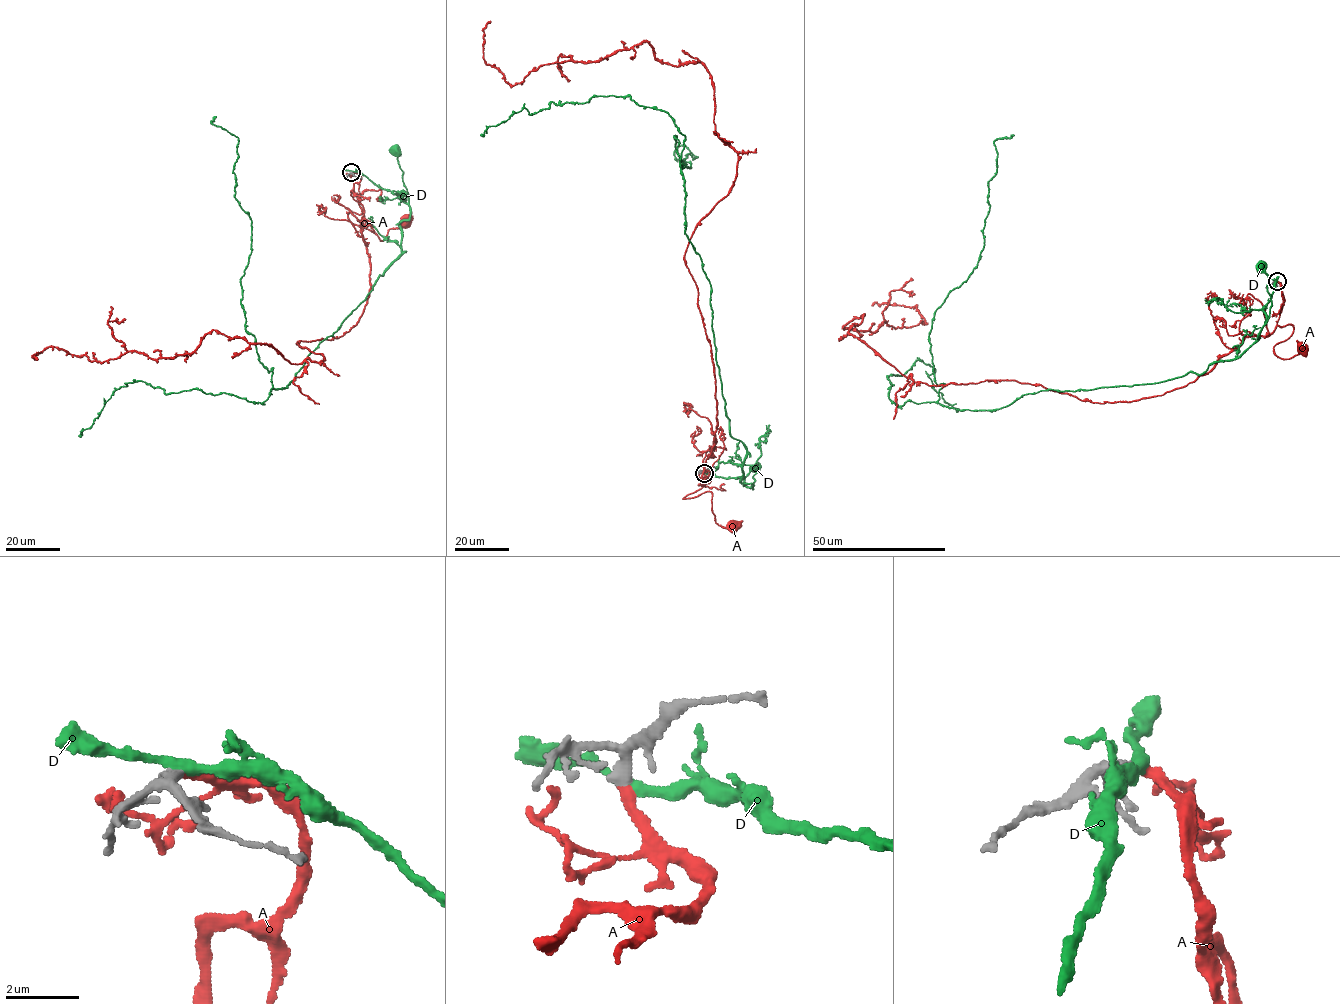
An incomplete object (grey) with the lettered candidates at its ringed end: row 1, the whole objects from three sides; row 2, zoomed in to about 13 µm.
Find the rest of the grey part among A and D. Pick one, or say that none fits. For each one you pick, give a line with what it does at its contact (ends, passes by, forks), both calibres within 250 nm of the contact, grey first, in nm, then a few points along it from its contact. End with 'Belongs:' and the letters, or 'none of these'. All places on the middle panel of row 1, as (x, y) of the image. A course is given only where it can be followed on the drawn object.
A: It ends there. Thickness 240 nm (grey) against 280 nm. Its course: (704, 473), (710, 481), (683, 499), (711, 492), (716, 522), (725, 527), (734, 525)
Belongs: A

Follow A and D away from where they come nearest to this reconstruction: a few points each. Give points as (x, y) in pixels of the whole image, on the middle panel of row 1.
A: (704, 473), (710, 481), (683, 499), (711, 492), (716, 522), (725, 527), (734, 525)
D: (704, 473), (725, 478), (740, 477), (752, 489), (756, 467)

